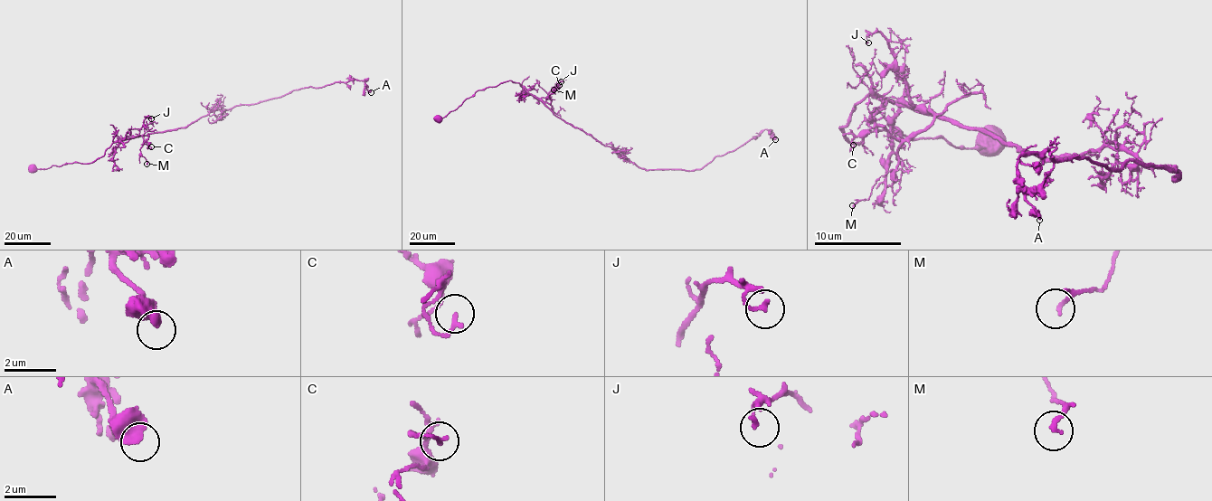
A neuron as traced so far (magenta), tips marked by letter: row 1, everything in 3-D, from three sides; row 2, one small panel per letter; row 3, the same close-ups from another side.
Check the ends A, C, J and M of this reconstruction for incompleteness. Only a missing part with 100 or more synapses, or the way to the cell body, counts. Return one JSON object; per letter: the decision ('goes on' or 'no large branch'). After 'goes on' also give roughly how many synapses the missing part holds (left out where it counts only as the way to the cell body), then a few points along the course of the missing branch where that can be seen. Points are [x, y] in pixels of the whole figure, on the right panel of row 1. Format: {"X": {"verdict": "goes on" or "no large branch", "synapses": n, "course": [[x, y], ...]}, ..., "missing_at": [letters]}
{"A": {"verdict": "no large branch"}, "C": {"verdict": "no large branch"}, "J": {"verdict": "no large branch"}, "M": {"verdict": "no large branch"}, "missing_at": []}

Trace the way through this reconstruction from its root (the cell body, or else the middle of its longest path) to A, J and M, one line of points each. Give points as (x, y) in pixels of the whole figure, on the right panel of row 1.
A: (991, 143), (840, 127), (872, 95), (1048, 162), (1105, 146), (1178, 171), (1018, 157), (1039, 220)
J: (991, 143), (995, 154), (885, 130), (848, 141), (840, 127), (870, 95), (915, 106), (887, 39), (868, 42)
M: (991, 143), (995, 154), (885, 130), (848, 141), (840, 127), (870, 95), (934, 119), (852, 205)

